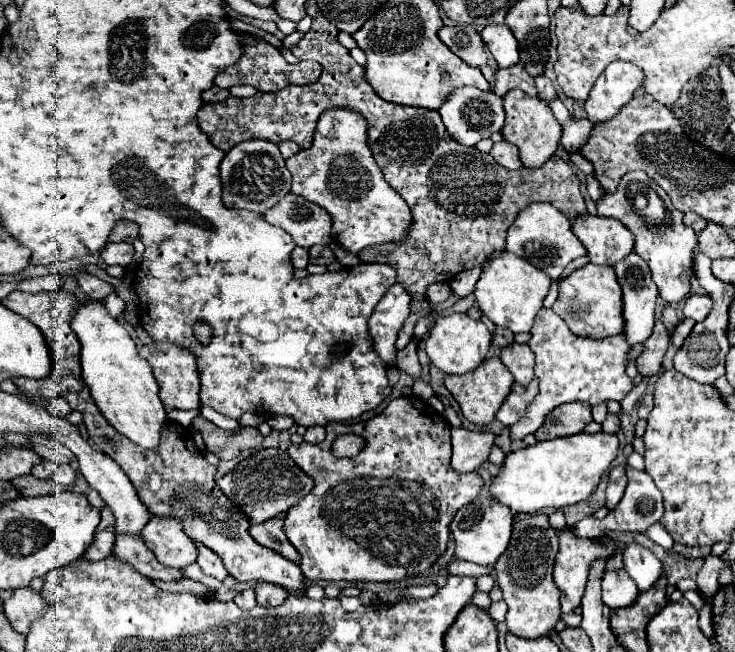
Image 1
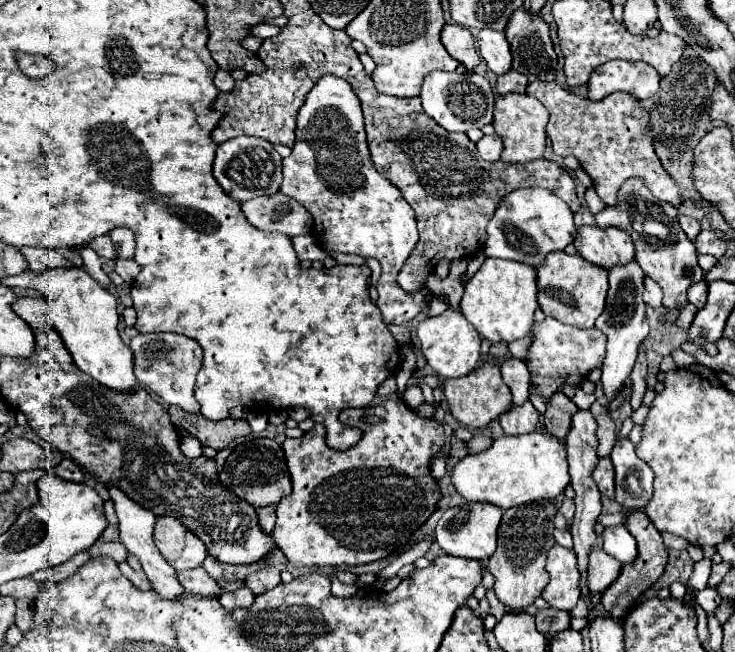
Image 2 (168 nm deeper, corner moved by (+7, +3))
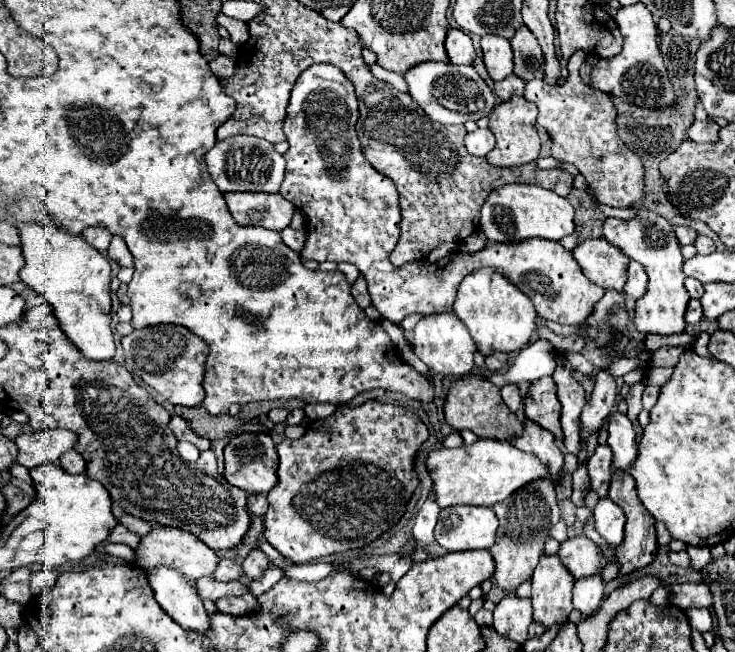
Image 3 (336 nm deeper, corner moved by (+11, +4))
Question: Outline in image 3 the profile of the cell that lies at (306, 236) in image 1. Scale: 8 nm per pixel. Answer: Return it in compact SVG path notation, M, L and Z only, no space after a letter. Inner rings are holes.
M236 192L224 194L232 218L242 226L262 226L268 230L284 230L290 226L296 208L280 194Z

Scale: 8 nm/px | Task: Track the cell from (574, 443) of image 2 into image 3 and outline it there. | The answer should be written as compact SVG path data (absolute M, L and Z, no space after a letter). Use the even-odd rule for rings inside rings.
M564 362L564 366L556 366L556 372L552 374L556 388L558 388L558 400L562 404L562 430L564 430L564 446L570 454L580 454L580 442L582 442L582 424L580 424L580 412L586 406L584 388L580 382L576 382L572 376L570 362Z

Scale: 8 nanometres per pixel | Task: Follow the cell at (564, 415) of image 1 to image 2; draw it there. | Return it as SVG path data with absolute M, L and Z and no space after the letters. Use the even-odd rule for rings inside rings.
M564 393L552 395L552 401L548 401L546 405L548 409L544 413L544 425L548 433L564 439L570 431L570 421L572 421L572 415L578 411L578 407Z

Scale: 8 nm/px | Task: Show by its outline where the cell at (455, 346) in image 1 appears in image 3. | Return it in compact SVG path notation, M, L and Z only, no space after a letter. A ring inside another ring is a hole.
M454 312L424 316L414 328L412 346L414 346L414 354L436 374L464 376L464 374L472 372L472 368L474 368L472 356L476 352L476 344L470 336L470 332L466 330L466 326L458 320L458 316Z

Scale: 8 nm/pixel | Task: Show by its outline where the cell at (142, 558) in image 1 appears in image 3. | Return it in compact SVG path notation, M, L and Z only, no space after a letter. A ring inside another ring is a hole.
M204 576L204 578L198 578L196 582L196 590L200 594L202 600L212 600L216 602L218 598L222 596L240 596L244 592L248 592L246 584L240 584L238 580L230 580L230 582L218 582L214 580L212 576Z

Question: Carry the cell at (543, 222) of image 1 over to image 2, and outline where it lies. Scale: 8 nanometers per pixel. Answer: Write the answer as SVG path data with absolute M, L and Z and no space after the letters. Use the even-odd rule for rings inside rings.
M526 187L504 195L486 231L488 231L488 243L484 249L486 257L512 259L536 267L544 261L548 253L562 251L568 243L572 243L576 227L572 221L570 207L566 207L566 203L560 197L552 195L550 191L544 191L542 187Z

